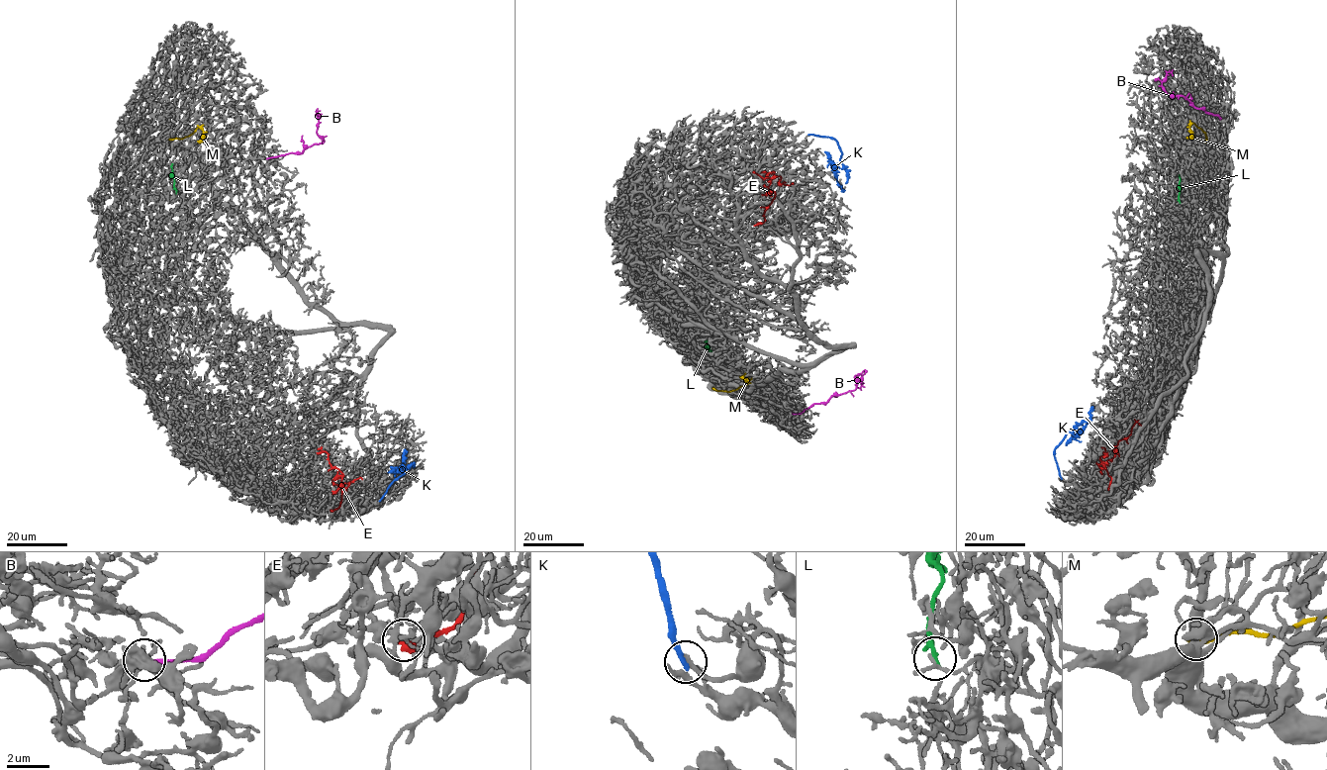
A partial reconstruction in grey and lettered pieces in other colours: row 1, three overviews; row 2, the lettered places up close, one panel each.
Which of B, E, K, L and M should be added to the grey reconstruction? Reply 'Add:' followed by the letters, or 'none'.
Add: none

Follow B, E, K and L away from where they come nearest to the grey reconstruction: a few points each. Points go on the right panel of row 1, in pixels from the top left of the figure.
B: (1220, 119), (1196, 108), (1184, 97), (1167, 93), (1162, 81), (1167, 72), (1173, 75)
E: (1107, 488), (1110, 477), (1105, 462), (1113, 457), (1113, 448), (1128, 436), (1133, 424), (1139, 425)
K: (1061, 478), (1054, 453), (1068, 433), (1078, 434), (1090, 419), (1092, 406)
L: (1179, 202), (1179, 174)

